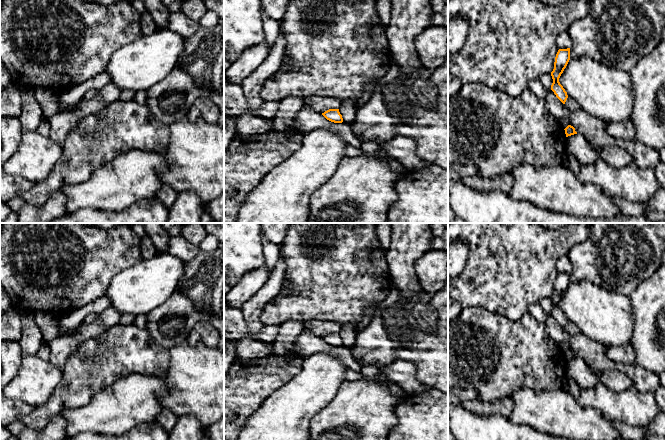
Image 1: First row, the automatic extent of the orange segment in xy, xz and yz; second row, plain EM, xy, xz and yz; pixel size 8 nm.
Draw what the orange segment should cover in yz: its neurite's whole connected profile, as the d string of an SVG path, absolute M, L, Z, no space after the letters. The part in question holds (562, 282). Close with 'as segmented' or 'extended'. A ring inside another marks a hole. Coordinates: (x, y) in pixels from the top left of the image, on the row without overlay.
M570 272L559 273L554 286L554 293L551 296L553 307L551 309L551 314L554 316L556 321L565 328L568 319L563 310L559 306L559 302L566 292L570 284Z; as segmented

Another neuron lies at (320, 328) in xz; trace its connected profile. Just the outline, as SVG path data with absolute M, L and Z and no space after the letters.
M315 319L305 321L303 330L309 330L313 335L322 338L329 333L339 333L341 326L333 321Z

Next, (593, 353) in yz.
M549 313L545 320L545 332L555 344L565 353L568 349L575 352L592 371L605 372L616 369L626 374L633 386L640 392L653 392L660 385L659 376L637 364L616 363L606 355L605 345L591 340L582 332L571 335Z

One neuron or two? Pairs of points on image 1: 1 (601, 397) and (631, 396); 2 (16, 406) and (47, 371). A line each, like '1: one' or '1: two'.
1: one
2: two

